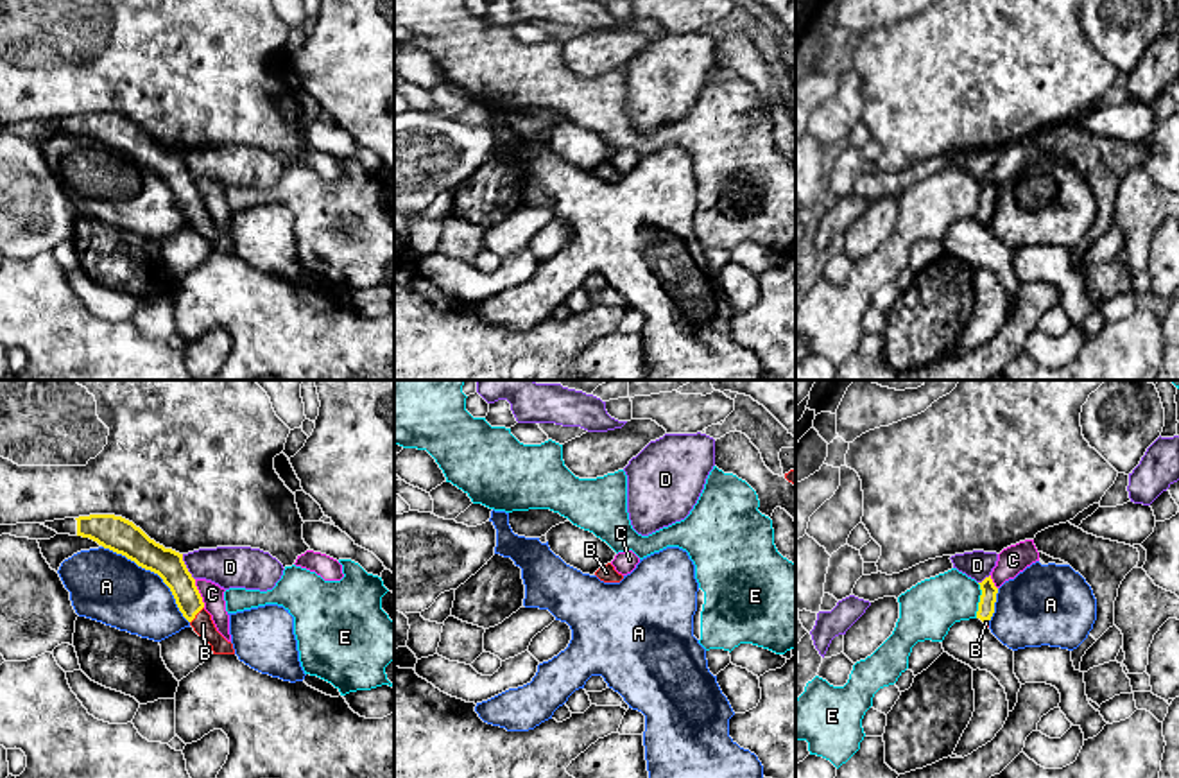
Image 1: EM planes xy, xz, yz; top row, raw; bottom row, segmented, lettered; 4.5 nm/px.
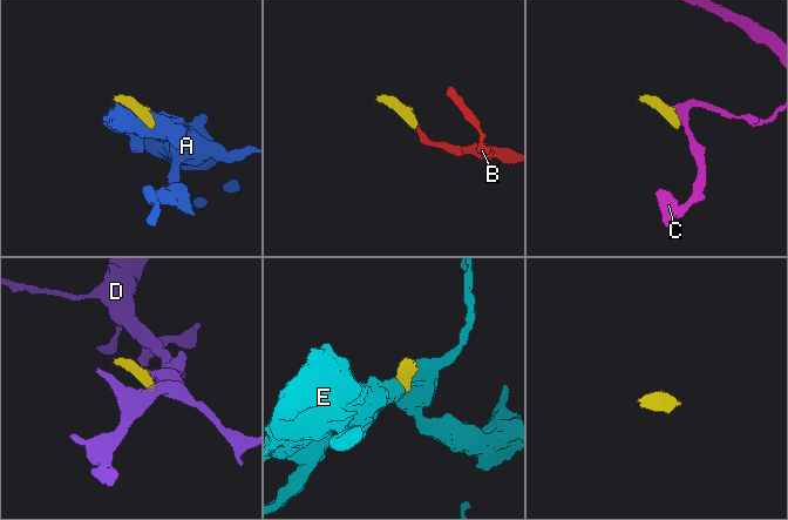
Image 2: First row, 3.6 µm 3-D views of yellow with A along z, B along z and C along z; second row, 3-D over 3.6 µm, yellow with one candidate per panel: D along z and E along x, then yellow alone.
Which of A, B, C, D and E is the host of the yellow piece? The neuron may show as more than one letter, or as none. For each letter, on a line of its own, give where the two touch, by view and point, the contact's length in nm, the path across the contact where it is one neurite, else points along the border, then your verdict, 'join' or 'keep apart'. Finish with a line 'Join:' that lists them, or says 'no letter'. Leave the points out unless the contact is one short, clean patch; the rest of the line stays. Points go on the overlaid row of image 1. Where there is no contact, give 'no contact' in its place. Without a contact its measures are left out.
A: contact xy (154, 572); length 500 nm; keep apart
B: contact xy (196, 613); length 100 nm; way xy (169, 565), (196, 613), (203, 624); join
C: contact xy (199, 594); length 140 nm; border xy (194, 579), (205, 606); keep apart
D: contact xy (185, 567); length 130 nm; border xy (181, 554), (194, 579); keep apart
E: contact yz (981, 601); length 160 nm; border yz (979, 583), (981, 596), (975, 617); keep apart
Join: B

